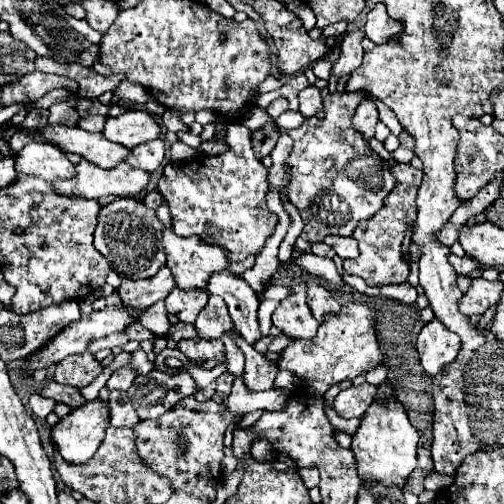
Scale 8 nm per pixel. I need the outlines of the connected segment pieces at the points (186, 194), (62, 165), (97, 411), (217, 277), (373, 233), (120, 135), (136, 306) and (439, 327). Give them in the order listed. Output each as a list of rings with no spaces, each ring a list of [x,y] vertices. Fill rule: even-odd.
[[[242,123],[228,125],[228,141],[232,147],[222,155],[200,155],[188,163],[170,163],[158,191],[170,205],[172,227],[178,235],[200,235],[206,243],[228,249],[228,261],[240,263],[250,255],[258,255],[266,239],[274,233],[278,217],[266,207],[268,169],[256,157],[250,143],[250,129]]]
[[[28,143],[18,155],[16,155],[16,171],[28,173],[34,177],[42,177],[46,181],[52,179],[68,179],[74,175],[74,165],[66,159],[64,153],[60,153],[56,147],[48,143]]]
[[[94,399],[94,401],[88,401],[88,407],[74,409],[66,417],[62,417],[52,427],[50,441],[60,451],[62,459],[66,459],[68,463],[74,463],[74,465],[82,465],[82,463],[88,463],[92,459],[92,455],[96,453],[96,449],[100,447],[100,443],[104,439],[106,423],[108,423],[108,403]]]
[[[216,271],[214,275],[210,275],[206,289],[210,295],[220,295],[226,301],[234,325],[238,327],[240,335],[252,345],[260,337],[256,319],[260,301],[256,293],[248,287],[248,283],[228,271]]]
[[[394,163],[390,171],[396,179],[396,185],[384,199],[382,209],[372,219],[360,221],[358,227],[354,229],[352,237],[358,241],[360,255],[356,259],[344,259],[342,263],[346,273],[362,277],[372,287],[382,287],[388,283],[406,283],[410,275],[410,265],[404,261],[404,255],[400,253],[400,245],[410,223],[416,221],[416,193],[420,189],[422,175],[412,165],[402,165],[402,163]]]
[[[130,109],[118,117],[108,117],[102,135],[114,143],[120,143],[120,145],[132,149],[140,143],[158,139],[160,127],[148,111]]]
[[[162,265],[154,277],[138,279],[138,281],[122,279],[122,285],[118,287],[118,295],[120,295],[122,305],[128,311],[142,313],[146,307],[164,299],[174,287],[176,287],[176,283],[174,283],[170,269],[166,265]]]
[[[436,317],[426,323],[418,335],[416,343],[420,363],[428,375],[436,375],[446,365],[450,365],[460,351],[460,337],[444,327]]]

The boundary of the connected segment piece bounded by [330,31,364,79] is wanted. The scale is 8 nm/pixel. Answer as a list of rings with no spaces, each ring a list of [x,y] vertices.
[[[354,31],[344,37],[342,47],[340,47],[340,57],[336,59],[336,63],[332,65],[332,71],[330,71],[336,79],[350,75],[356,67],[360,67],[362,55],[364,55],[364,49],[360,45],[362,37],[364,37],[362,31]]]

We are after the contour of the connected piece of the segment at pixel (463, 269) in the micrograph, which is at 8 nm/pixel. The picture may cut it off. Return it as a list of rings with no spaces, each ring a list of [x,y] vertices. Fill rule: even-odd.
[[[450,255],[450,263],[452,263],[452,267],[456,269],[456,273],[458,273],[458,275],[470,275],[470,273],[474,273],[474,271],[478,271],[478,269],[480,269],[480,265],[478,265],[478,263],[474,263],[468,255],[464,255],[464,257]]]

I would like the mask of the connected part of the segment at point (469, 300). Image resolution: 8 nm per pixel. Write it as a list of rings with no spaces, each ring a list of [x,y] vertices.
[[[474,279],[468,293],[460,299],[460,311],[468,317],[482,315],[492,305],[496,305],[500,297],[502,297],[502,281]]]

